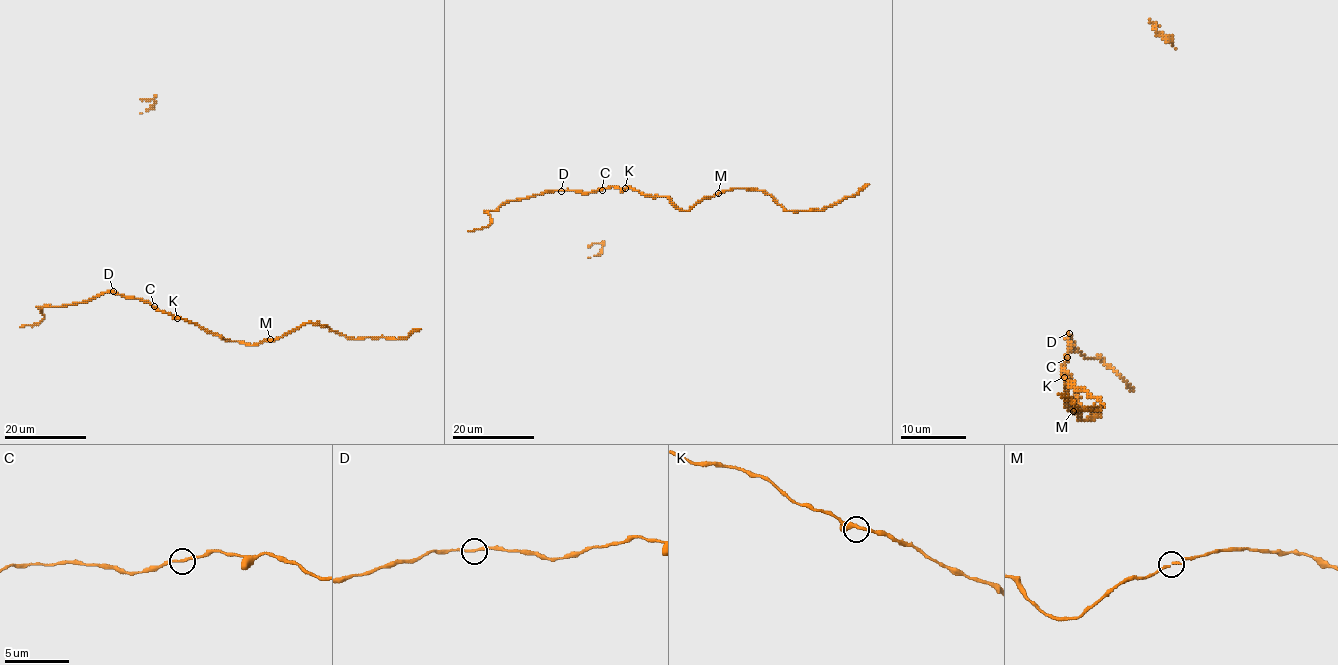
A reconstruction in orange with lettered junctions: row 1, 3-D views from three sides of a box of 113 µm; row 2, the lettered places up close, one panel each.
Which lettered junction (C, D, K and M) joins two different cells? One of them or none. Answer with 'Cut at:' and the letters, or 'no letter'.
Cut at: no letter

